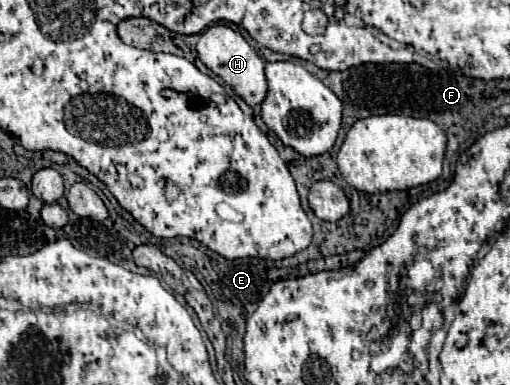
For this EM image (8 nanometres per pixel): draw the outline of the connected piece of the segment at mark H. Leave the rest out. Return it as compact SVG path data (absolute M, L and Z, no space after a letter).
M215 24L201 34L197 42L197 52L201 62L207 68L211 68L227 86L231 86L251 108L259 106L265 100L267 96L267 80L263 72L265 62L259 58L259 54L247 44L247 40L239 32L231 30L225 24Z

